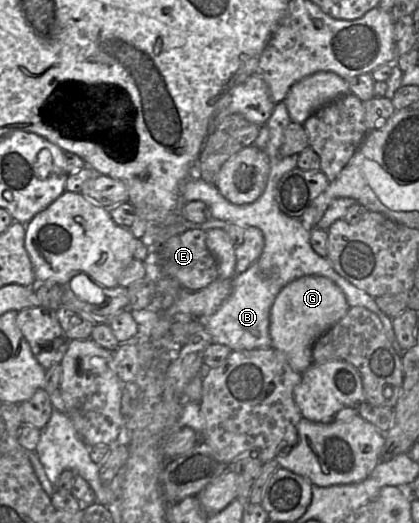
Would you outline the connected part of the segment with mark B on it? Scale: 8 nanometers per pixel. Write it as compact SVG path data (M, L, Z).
M281 101L275 104L266 123L269 130L269 140L264 149L270 161L270 172L263 193L253 203L242 205L230 203L215 185L205 182L196 174L185 181L181 187L182 204L189 201L202 201L209 208L212 219L219 219L243 228L257 227L264 236L264 247L260 257L246 271L232 278L232 291L229 297L212 315L204 319L204 328L210 334L212 343L225 345L231 351L271 347L270 309L276 296L283 287L293 280L307 275L318 275L329 278L341 289L349 307L363 307L377 315L393 348L397 352L401 352L395 339L393 318L380 310L374 297L358 289L339 275L326 257L316 254L310 245L310 230L303 227L299 218L287 216L278 207L275 199L278 182L284 174L297 167L299 155L293 154L286 157L280 155L283 135L290 122L285 102Z

